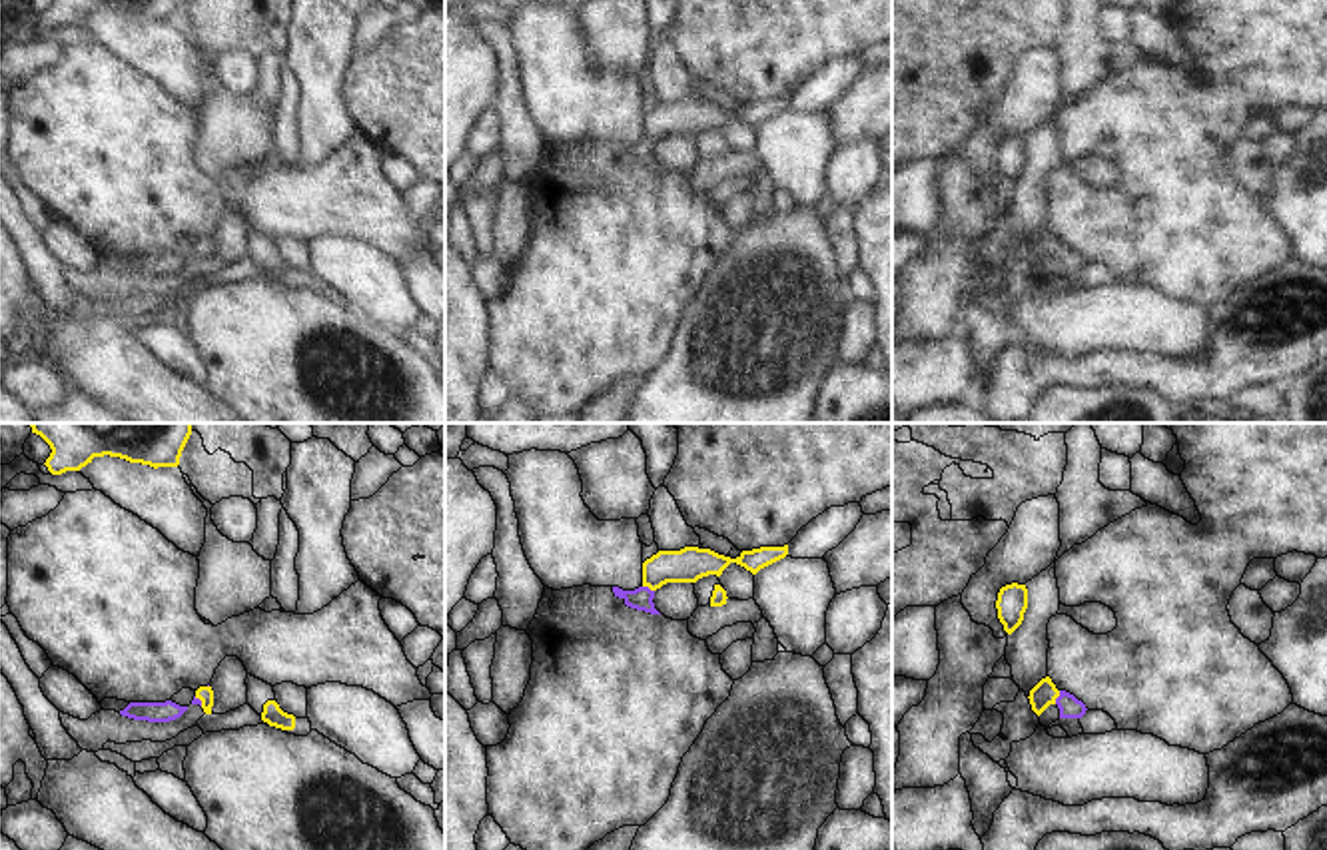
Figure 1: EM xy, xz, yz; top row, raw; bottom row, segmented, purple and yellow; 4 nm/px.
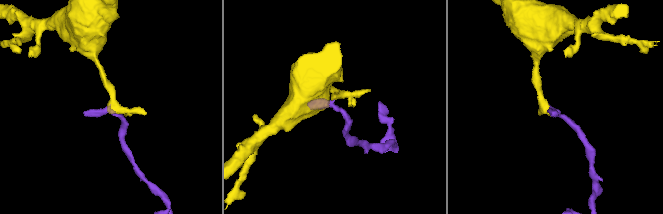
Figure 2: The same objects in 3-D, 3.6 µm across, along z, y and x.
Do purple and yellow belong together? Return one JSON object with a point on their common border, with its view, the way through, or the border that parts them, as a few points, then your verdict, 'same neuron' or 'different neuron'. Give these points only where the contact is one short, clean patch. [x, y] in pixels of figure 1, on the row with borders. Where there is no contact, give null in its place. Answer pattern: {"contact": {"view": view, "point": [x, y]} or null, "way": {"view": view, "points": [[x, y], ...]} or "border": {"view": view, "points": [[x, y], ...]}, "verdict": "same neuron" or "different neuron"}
{"contact": {"view": "yz", "point": [1058, 697]}, "way": {"view": "yz", "points": [[1070, 707], [1058, 697], [1044, 693]]}, "verdict": "same neuron"}

